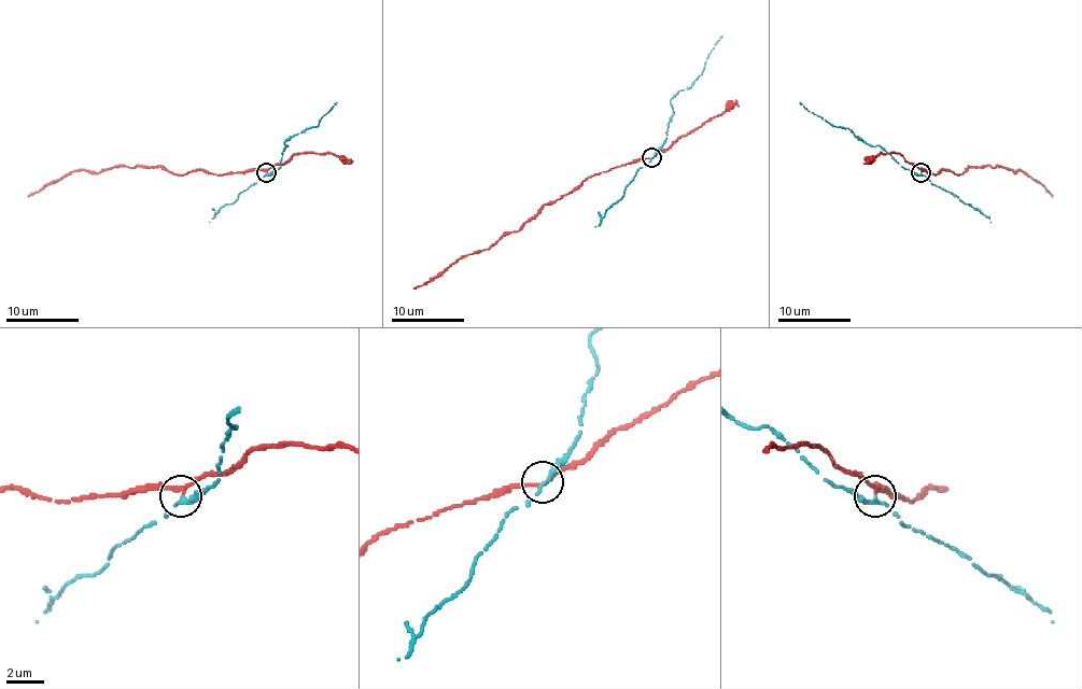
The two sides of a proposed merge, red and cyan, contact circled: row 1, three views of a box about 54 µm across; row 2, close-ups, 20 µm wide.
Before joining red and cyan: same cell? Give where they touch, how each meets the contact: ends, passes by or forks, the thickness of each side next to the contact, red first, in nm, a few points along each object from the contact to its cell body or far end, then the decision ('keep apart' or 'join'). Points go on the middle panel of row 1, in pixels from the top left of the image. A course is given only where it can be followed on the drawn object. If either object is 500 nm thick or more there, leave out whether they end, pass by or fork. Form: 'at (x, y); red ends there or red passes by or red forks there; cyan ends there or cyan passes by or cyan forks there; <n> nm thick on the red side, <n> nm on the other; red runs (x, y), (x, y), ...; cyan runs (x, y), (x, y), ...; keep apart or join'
at (651, 157); red passes by; cyan ends there; 200 nm thick on the red side, 300 nm on the other; red runs (654, 157), (633, 159), (589, 176), (544, 205), (518, 230), (505, 233), (487, 249), (458, 257), (415, 289); cyan runs (651, 157), (665, 138), (673, 114), (670, 101), (702, 72), (706, 57), (722, 36); keep apart

